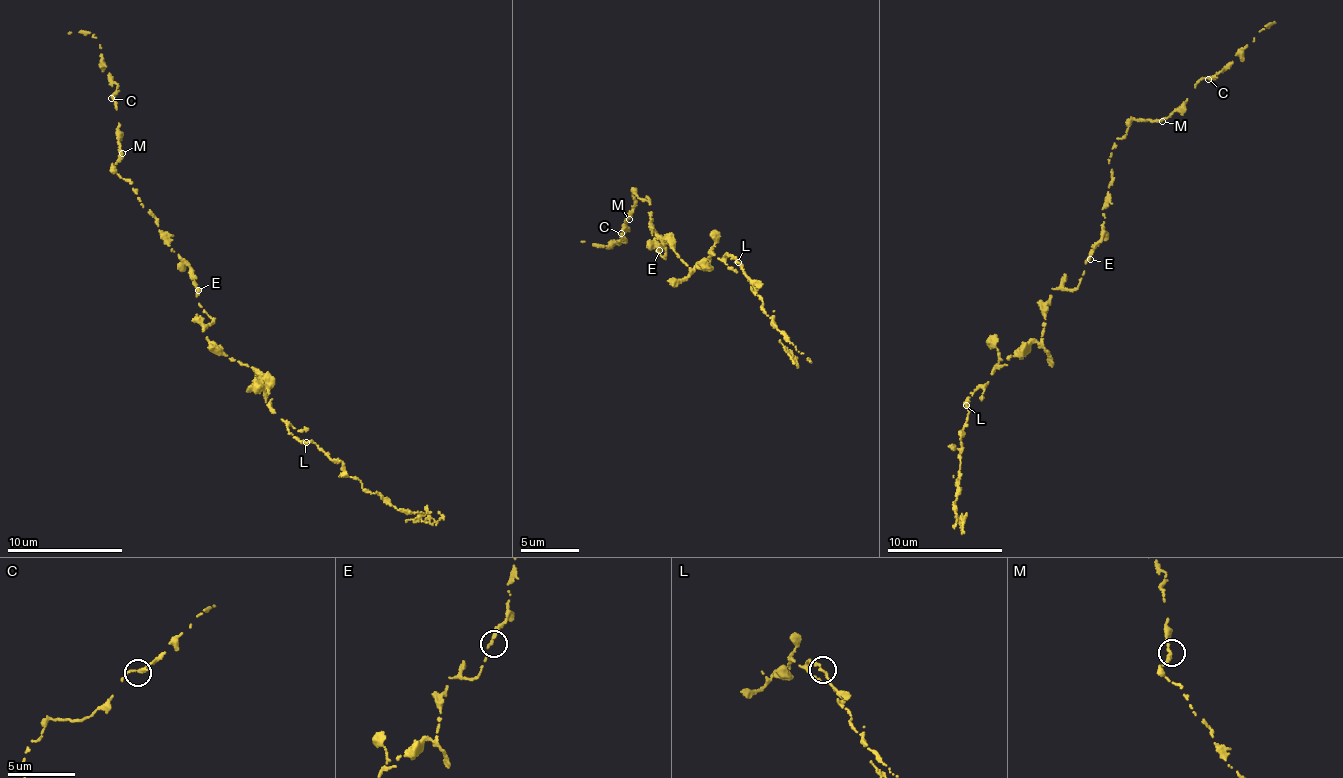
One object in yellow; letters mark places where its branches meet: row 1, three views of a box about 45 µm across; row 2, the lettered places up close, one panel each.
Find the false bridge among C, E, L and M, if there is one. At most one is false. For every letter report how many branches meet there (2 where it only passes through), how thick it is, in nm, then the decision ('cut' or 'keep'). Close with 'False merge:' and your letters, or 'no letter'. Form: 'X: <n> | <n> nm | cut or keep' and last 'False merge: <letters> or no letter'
C: 2 | 240 nm | keep
E: 2 | 220 nm | keep
L: 2 | 220 nm | keep
M: 2 | 240 nm | keep
False merge: no letter

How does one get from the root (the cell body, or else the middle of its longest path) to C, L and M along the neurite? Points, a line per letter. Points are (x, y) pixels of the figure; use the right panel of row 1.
C: (1085, 264), (1104, 230), (1114, 143), (1134, 120), (1162, 121), (1196, 83), (1208, 79)
L: (1085, 264), (1073, 288), (1051, 288), (1043, 310), (1042, 337), (992, 370), (988, 381), (972, 393), (967, 406)
M: (1085, 264), (1104, 230), (1102, 214), (1112, 178), (1111, 148), (1134, 120), (1162, 121)

